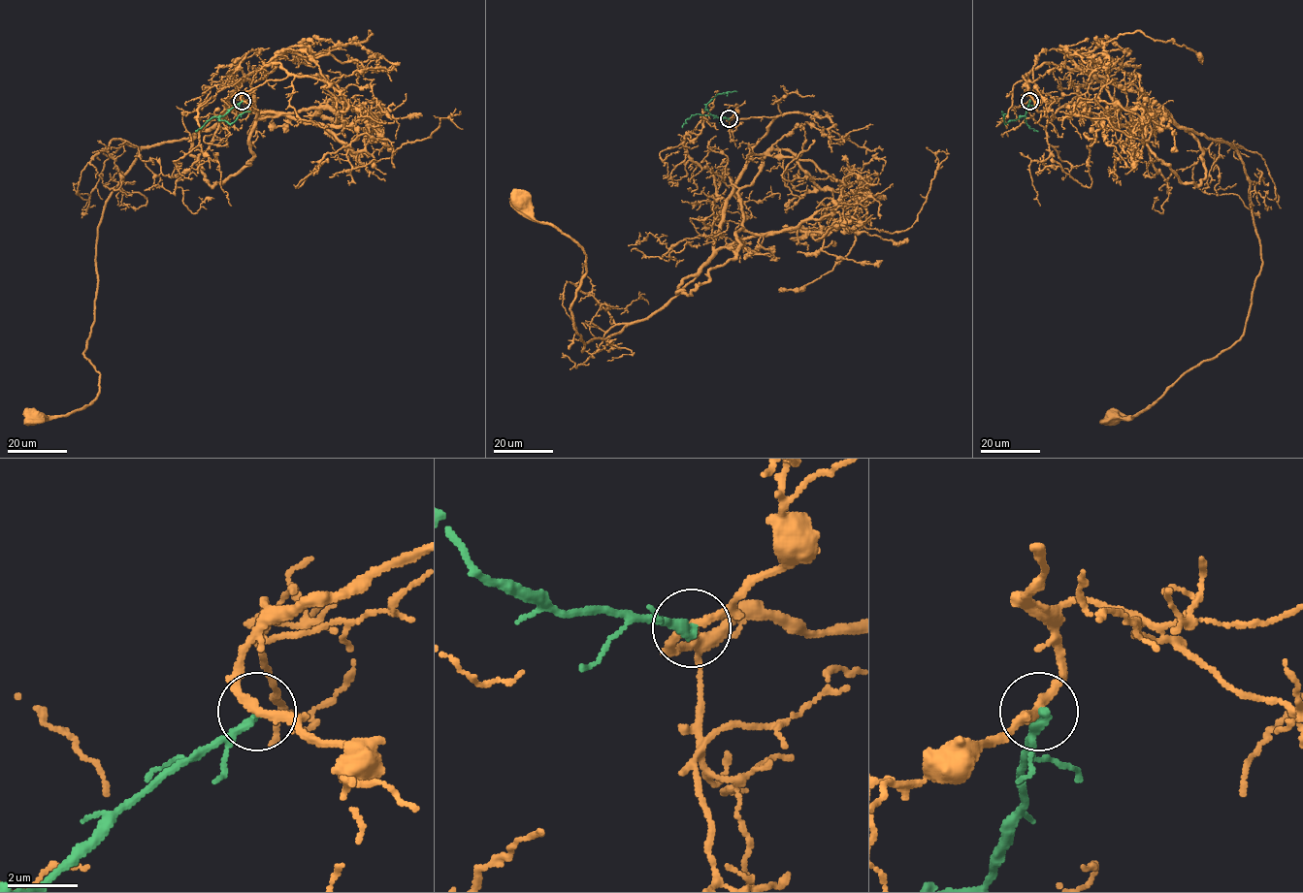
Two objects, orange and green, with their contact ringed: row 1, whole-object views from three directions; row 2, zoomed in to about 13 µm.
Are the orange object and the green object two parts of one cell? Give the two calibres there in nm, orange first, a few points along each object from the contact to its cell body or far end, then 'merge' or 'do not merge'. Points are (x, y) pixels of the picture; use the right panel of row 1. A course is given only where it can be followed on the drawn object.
240 nm thick on the orange side, 280 nm on the other; orange runs (1029, 101), (1043, 64), (1091, 72), (1232, 146), (1249, 182), (1261, 270), (1244, 334), (1149, 408), (1112, 413); green runs (1029, 101), (1026, 113), (1004, 123), (1001, 111); do not merge

